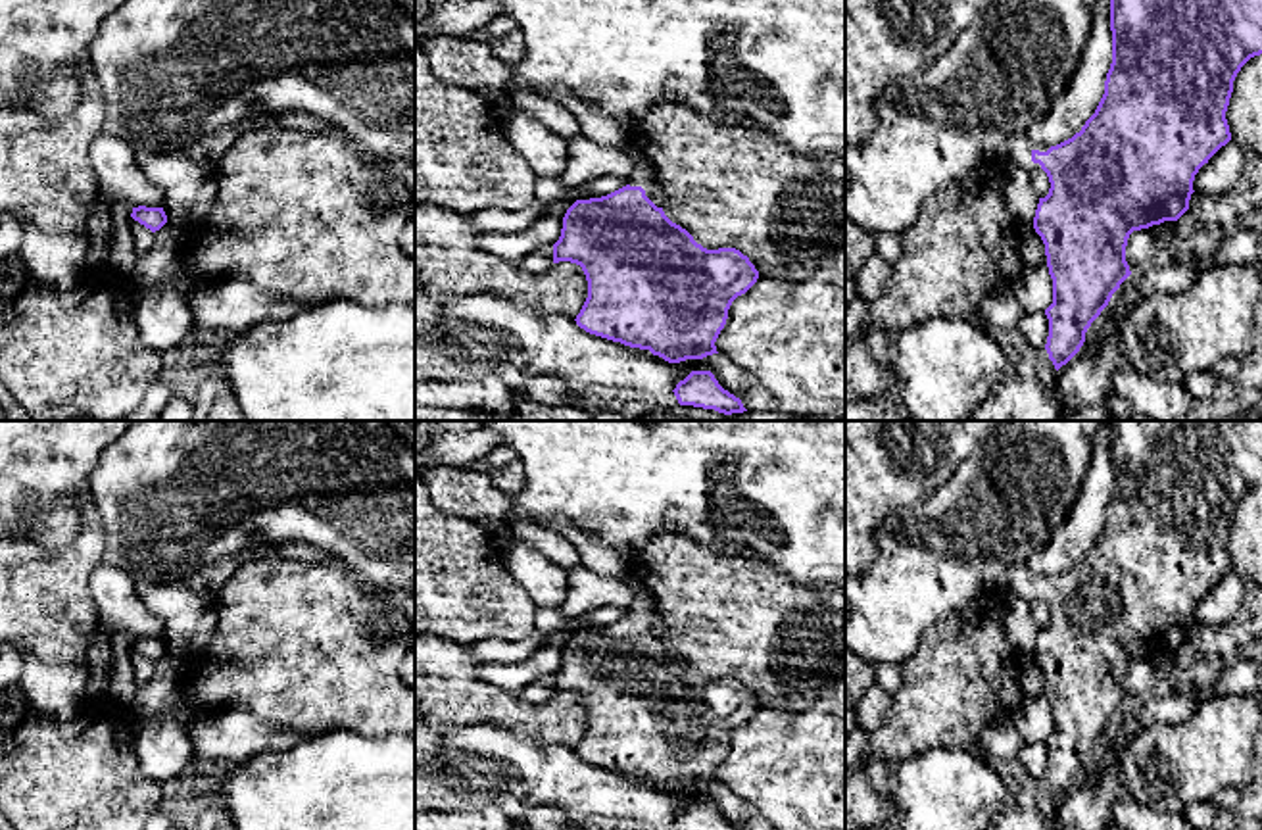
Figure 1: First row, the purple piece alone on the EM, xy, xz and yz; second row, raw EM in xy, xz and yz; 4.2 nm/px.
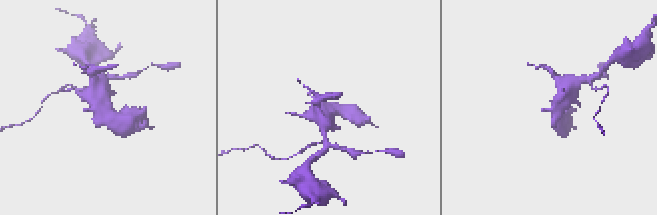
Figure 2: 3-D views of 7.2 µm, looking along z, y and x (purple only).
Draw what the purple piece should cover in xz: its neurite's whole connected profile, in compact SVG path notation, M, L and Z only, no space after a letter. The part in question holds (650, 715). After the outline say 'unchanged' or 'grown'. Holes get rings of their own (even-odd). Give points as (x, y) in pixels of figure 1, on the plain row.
M651 596L636 598L630 613L607 626L576 630L563 647L553 694L582 697L588 728L576 755L590 765L649 780L668 793L703 790L716 782L716 769L726 755L732 732L759 709L759 701L736 678L707 680L672 653L651 630L657 609Z; grown

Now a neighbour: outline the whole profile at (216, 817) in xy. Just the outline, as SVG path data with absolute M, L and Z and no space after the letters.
M211 801L194 822L192 830L236 830L236 826L223 803Z

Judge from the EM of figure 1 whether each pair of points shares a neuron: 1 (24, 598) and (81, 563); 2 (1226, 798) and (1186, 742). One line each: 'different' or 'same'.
1: same
2: different

